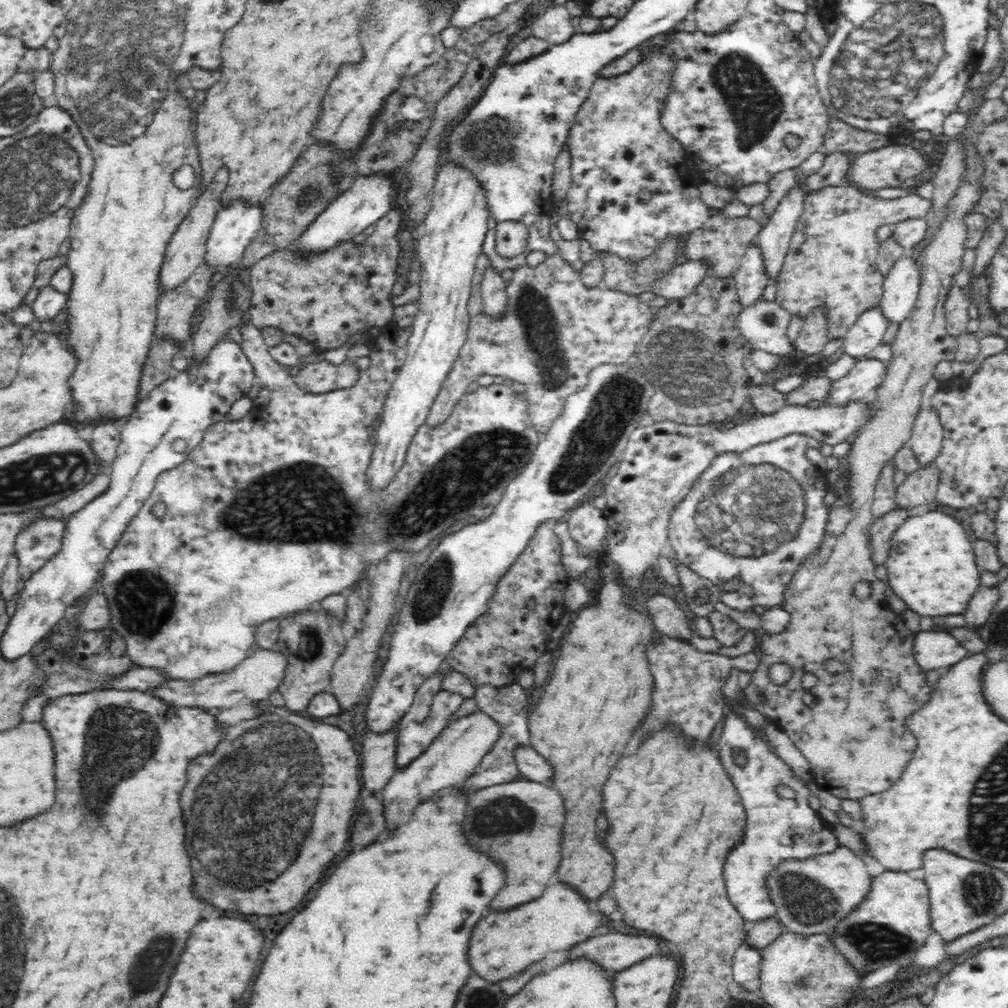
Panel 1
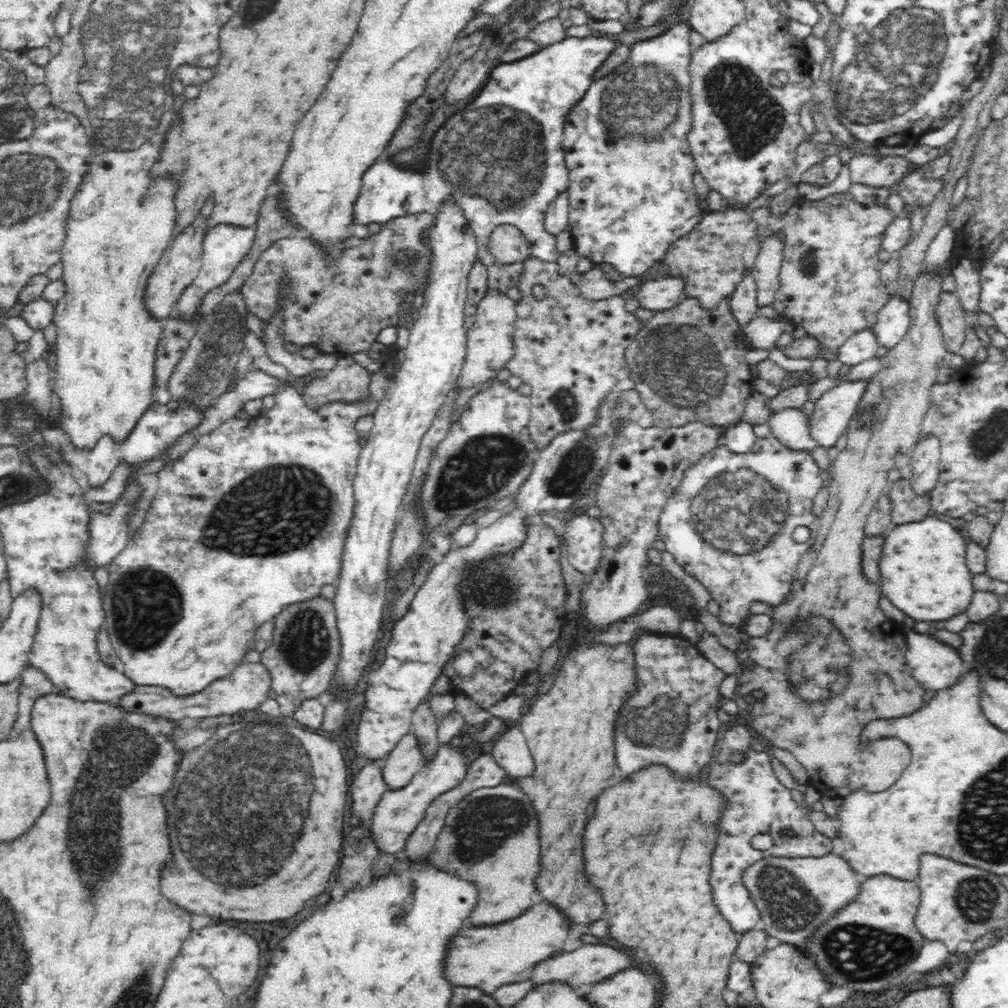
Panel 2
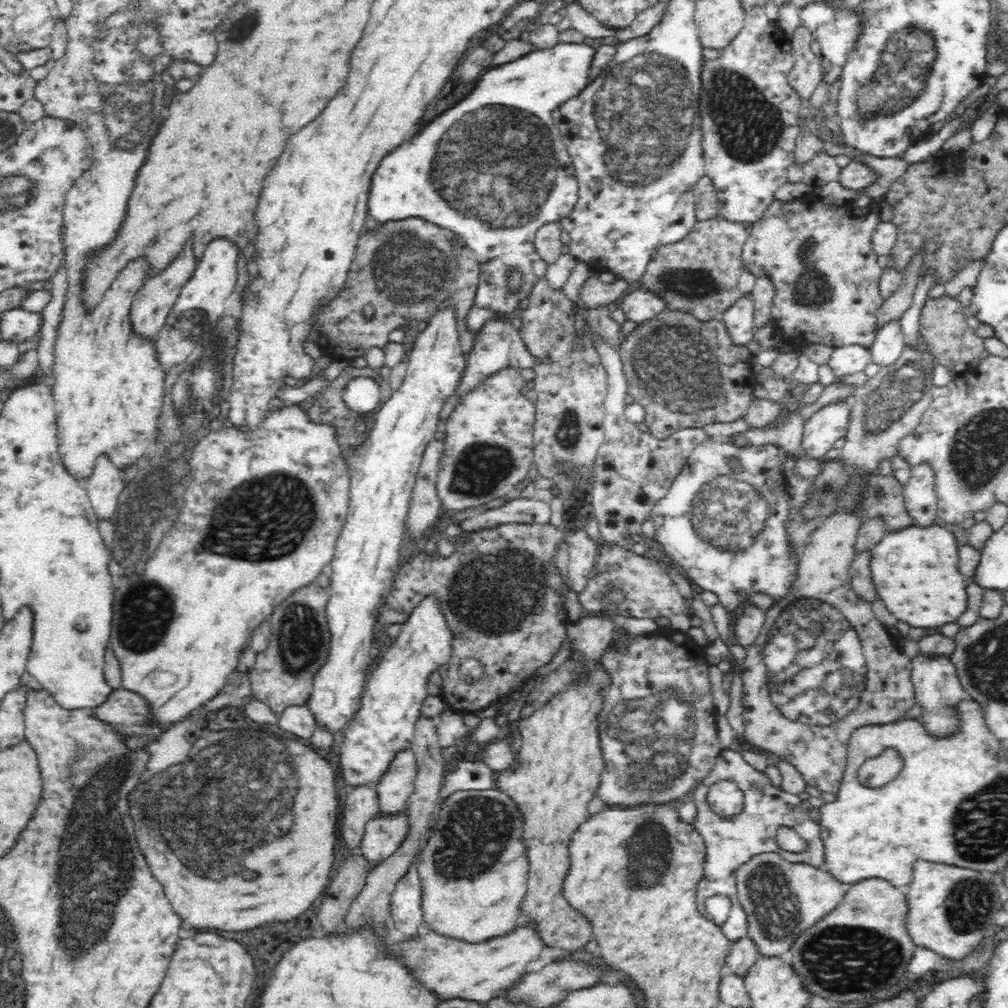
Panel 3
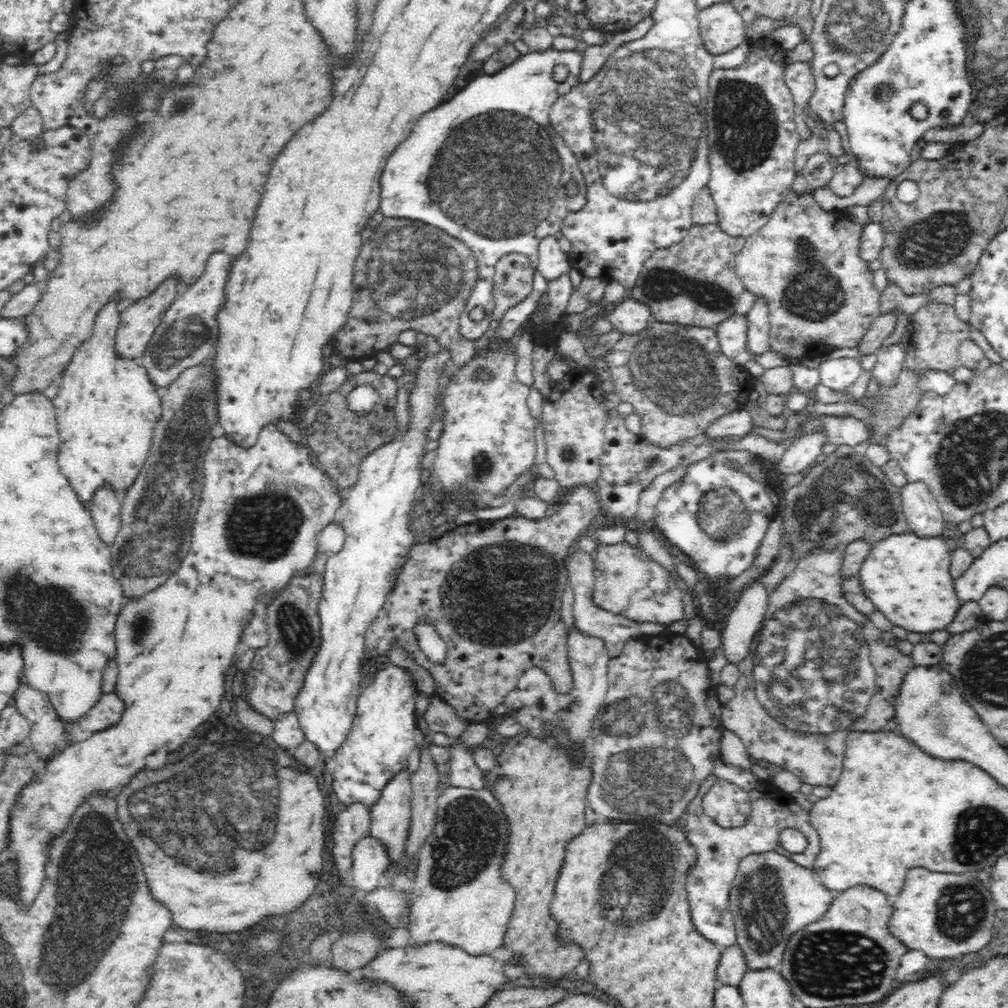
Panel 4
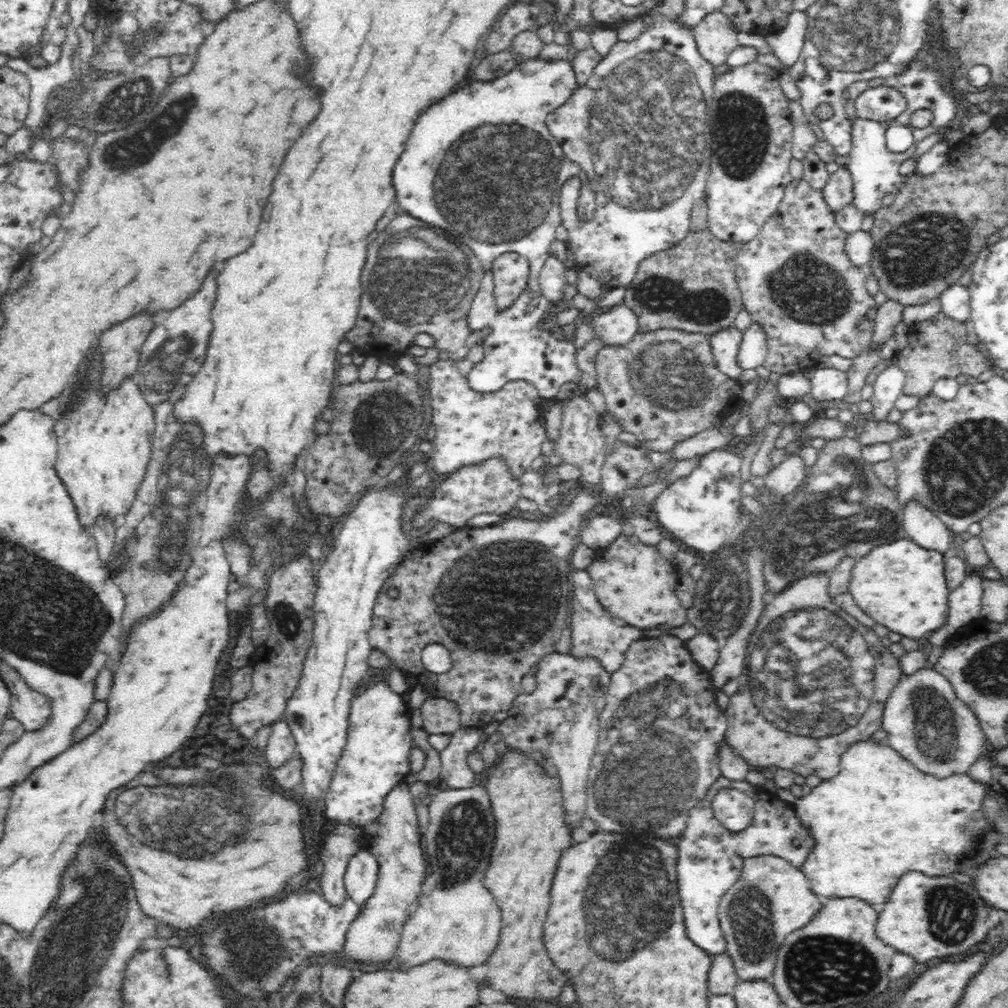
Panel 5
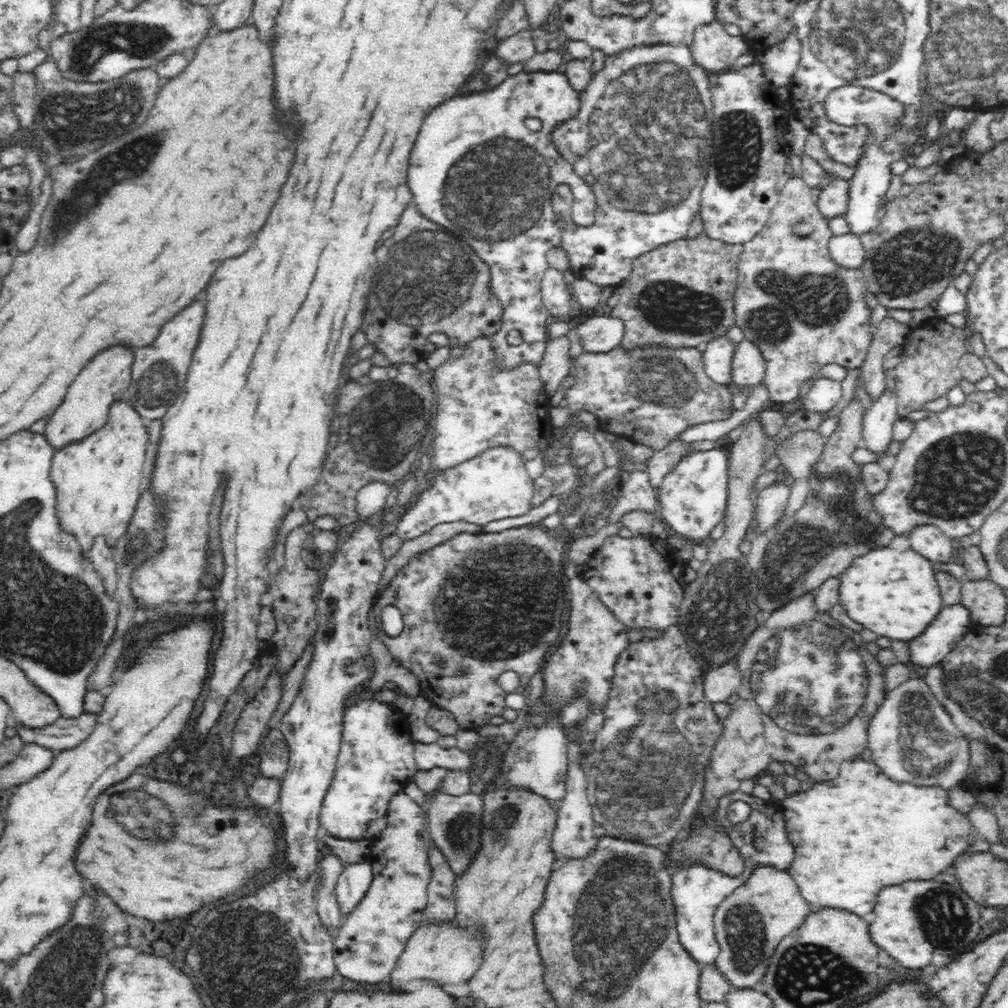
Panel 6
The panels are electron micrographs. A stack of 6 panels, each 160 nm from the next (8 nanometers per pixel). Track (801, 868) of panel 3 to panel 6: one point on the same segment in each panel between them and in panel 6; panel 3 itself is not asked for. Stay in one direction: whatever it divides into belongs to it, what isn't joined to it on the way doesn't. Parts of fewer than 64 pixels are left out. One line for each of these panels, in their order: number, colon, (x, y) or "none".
4: (772, 897)
5: (771, 898)
6: (751, 921)

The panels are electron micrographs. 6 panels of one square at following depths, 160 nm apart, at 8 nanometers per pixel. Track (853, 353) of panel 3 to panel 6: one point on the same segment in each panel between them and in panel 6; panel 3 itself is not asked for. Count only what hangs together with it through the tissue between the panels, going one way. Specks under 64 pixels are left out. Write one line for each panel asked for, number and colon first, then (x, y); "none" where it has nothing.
4: (837, 373)
5: (827, 383)
6: (824, 394)

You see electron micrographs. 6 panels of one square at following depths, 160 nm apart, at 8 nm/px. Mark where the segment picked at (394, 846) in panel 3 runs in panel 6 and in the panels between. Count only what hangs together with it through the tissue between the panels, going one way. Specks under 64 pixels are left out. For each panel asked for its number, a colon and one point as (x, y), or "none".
4: (370, 856)
5: (361, 875)
6: (352, 884)

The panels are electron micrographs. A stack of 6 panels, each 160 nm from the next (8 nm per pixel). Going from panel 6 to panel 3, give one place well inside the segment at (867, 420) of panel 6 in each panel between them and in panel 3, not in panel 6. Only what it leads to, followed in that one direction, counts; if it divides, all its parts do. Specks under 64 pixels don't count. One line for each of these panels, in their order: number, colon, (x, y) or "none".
3: (889, 343)
4: (891, 358)
5: (888, 386)

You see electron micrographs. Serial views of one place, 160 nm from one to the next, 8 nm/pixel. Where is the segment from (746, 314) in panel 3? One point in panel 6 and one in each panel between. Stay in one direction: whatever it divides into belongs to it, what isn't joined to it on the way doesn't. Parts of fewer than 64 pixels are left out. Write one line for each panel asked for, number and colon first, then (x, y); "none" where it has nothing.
4: (732, 332)
5: (726, 343)
6: (718, 354)

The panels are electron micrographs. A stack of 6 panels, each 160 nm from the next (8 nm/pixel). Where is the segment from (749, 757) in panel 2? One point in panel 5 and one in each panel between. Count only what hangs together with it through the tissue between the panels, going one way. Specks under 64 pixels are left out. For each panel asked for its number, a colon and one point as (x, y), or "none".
3: (731, 840)
4: (720, 850)
5: (710, 858)

